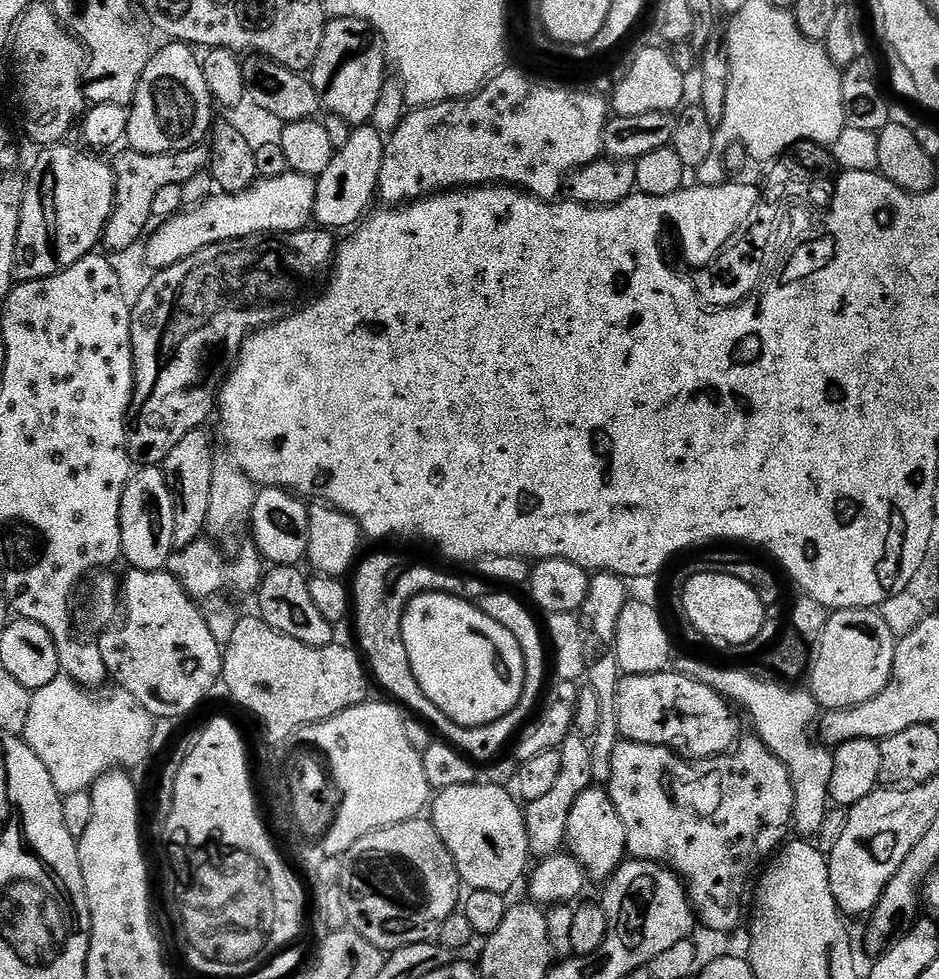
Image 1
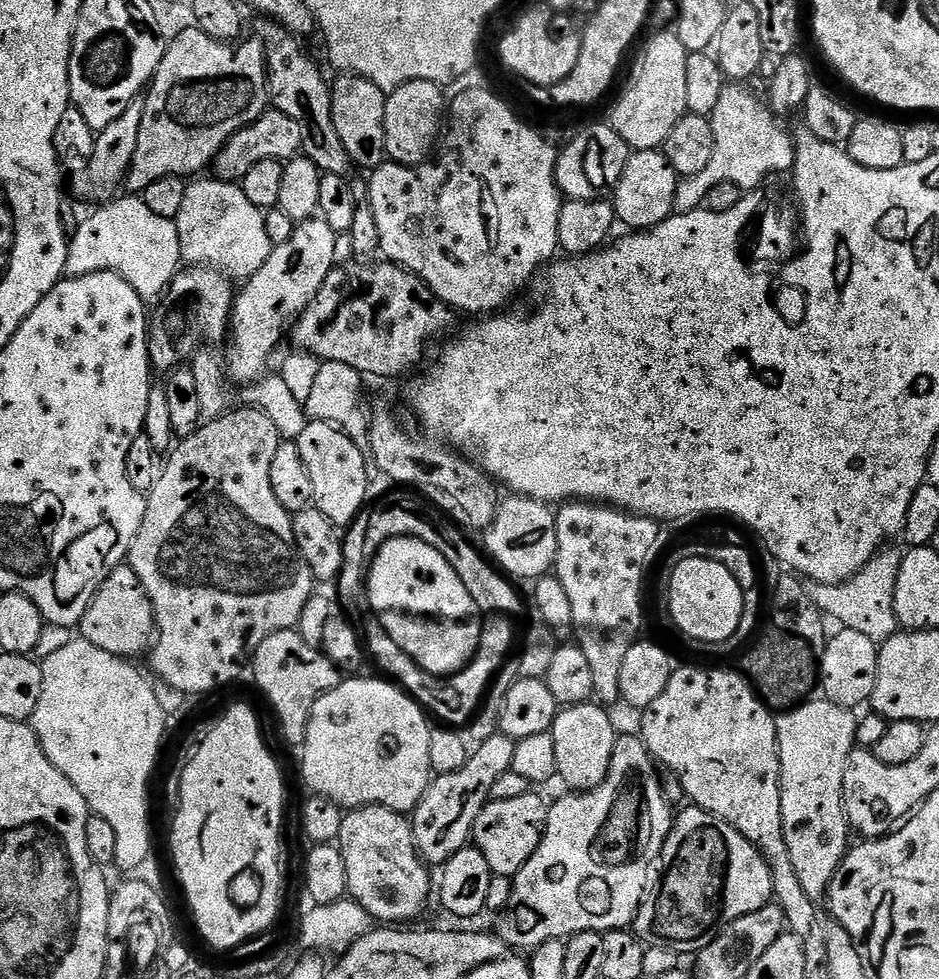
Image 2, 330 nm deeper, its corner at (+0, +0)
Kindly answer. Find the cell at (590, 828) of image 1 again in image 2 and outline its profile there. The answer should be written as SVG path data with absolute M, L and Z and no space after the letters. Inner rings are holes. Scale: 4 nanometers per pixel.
M596 702L573 704L557 711L552 724L554 754L558 758L556 767L559 779L569 784L573 793L579 794L597 788L610 770L610 758L618 739L611 725L609 709Z

